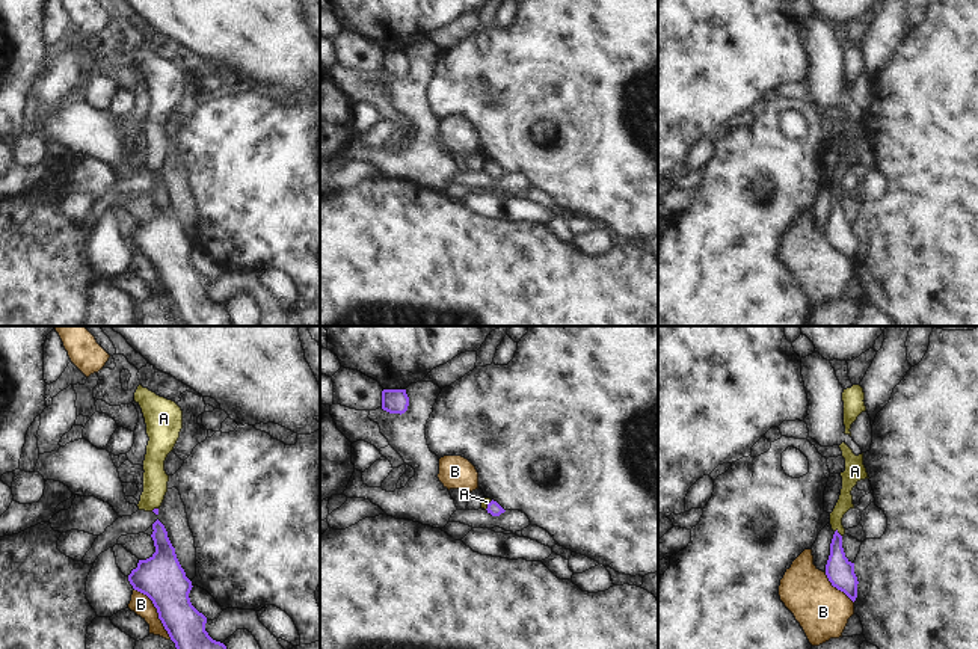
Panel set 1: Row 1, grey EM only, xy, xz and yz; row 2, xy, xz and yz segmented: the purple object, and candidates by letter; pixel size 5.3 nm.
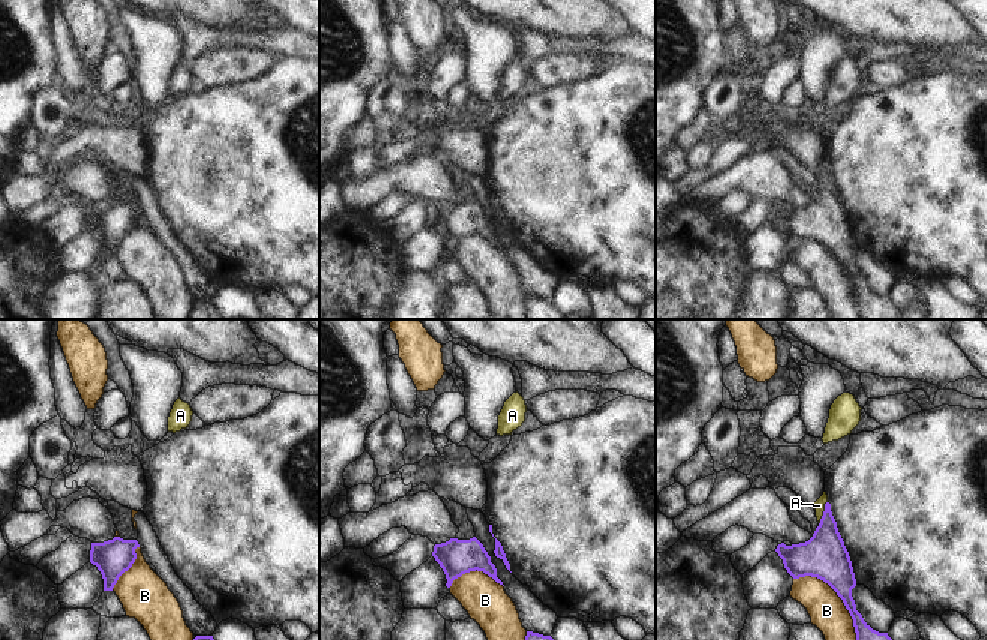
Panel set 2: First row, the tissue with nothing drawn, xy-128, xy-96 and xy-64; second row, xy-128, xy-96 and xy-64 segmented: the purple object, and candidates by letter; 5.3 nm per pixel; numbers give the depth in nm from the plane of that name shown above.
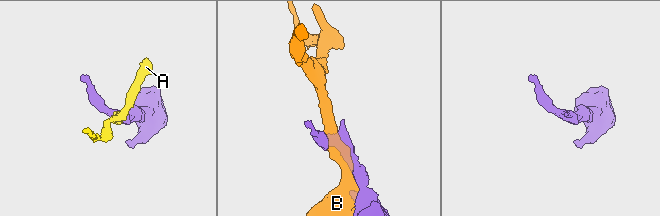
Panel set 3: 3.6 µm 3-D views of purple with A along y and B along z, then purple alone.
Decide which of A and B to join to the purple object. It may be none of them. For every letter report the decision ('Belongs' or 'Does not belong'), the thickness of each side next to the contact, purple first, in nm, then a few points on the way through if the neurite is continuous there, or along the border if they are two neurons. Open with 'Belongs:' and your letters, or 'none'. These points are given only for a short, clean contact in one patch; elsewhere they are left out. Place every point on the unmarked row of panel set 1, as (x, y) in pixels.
Belongs: A
A: Belongs. Thickness 150 nm (purple) against 80 nm. Path across: yz (839, 233), (838, 195), (838, 174), (845, 160)
B: Does not belong. Thickness 240 nm (purple) against 110 nm.

